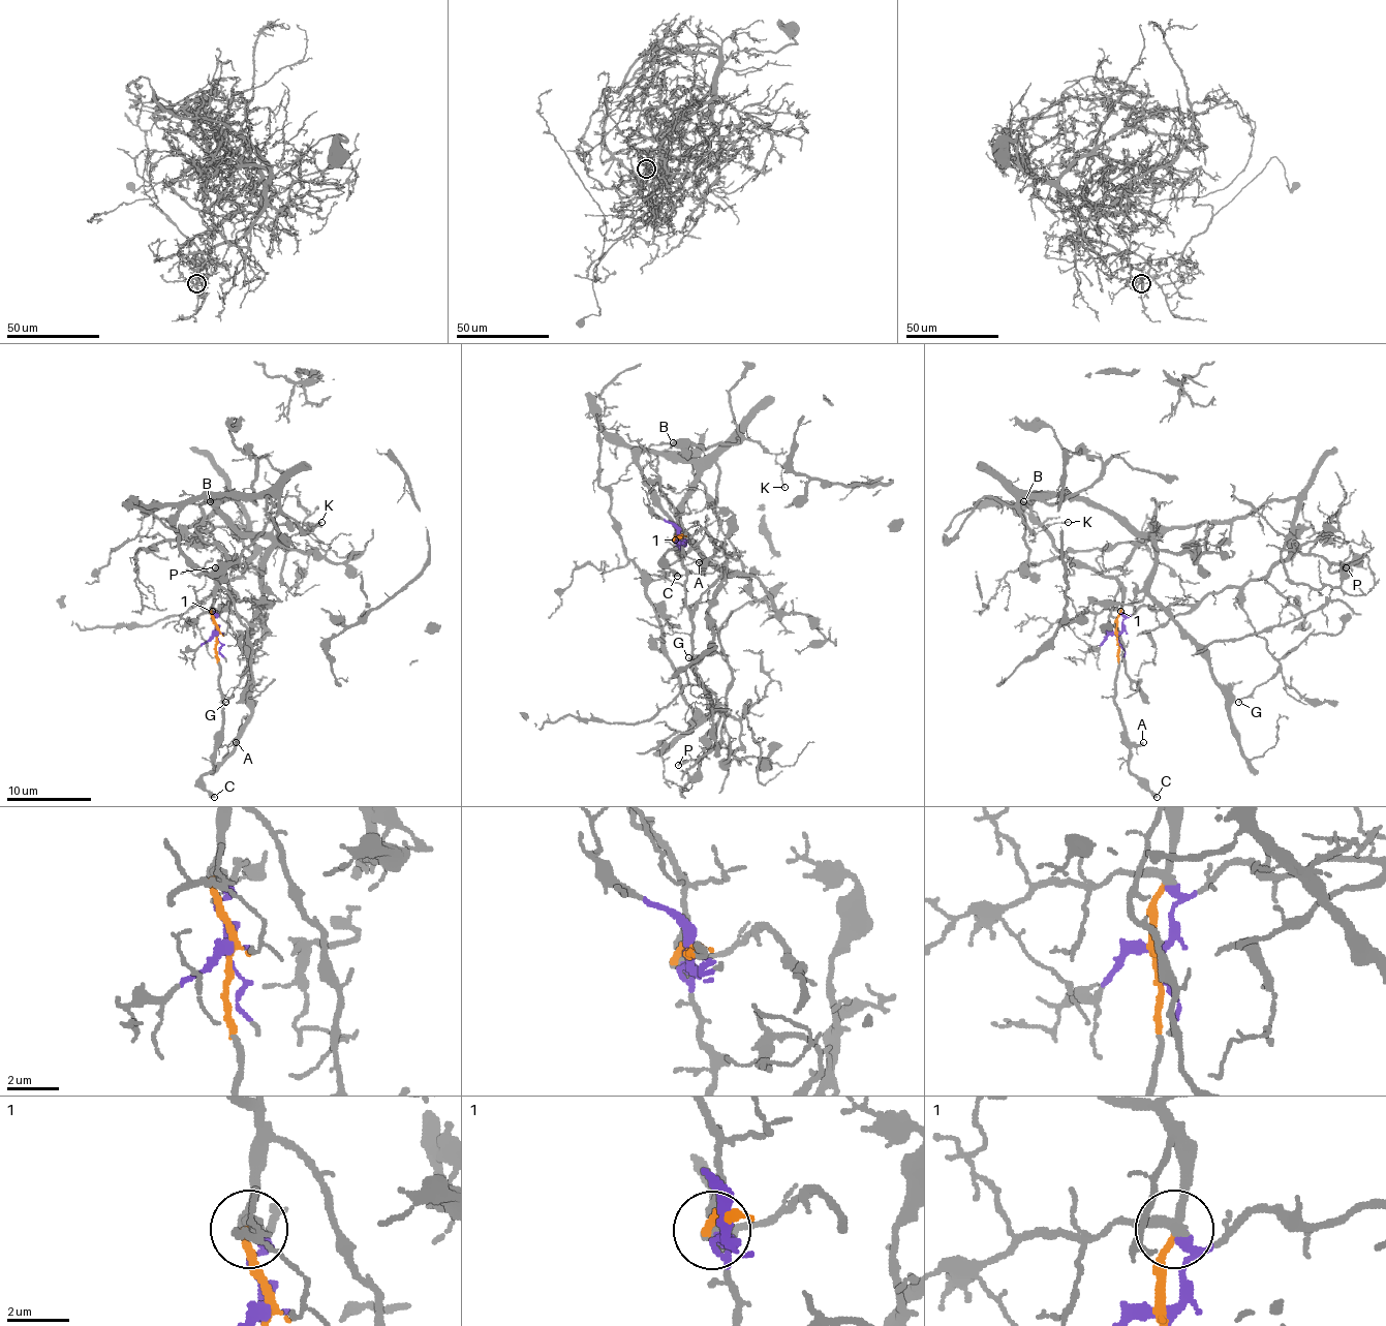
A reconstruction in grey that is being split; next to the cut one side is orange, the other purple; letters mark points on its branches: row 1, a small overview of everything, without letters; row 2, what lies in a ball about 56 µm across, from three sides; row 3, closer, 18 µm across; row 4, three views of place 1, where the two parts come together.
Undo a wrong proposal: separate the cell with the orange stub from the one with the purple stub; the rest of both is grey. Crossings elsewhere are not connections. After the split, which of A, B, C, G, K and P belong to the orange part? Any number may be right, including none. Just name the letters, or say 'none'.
A, B, C, K

